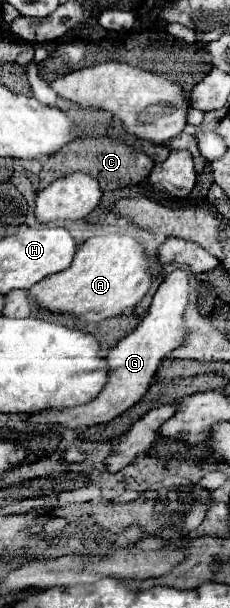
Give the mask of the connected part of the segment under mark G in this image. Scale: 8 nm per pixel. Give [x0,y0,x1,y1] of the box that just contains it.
[34,268,190,430]

